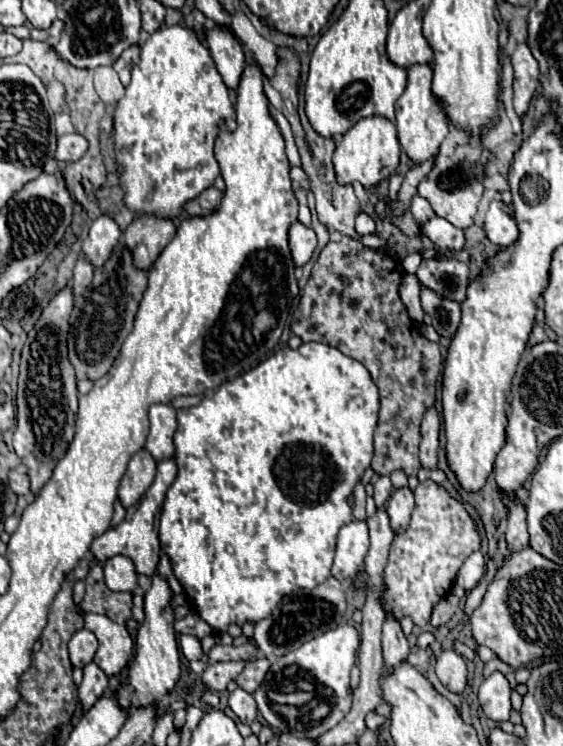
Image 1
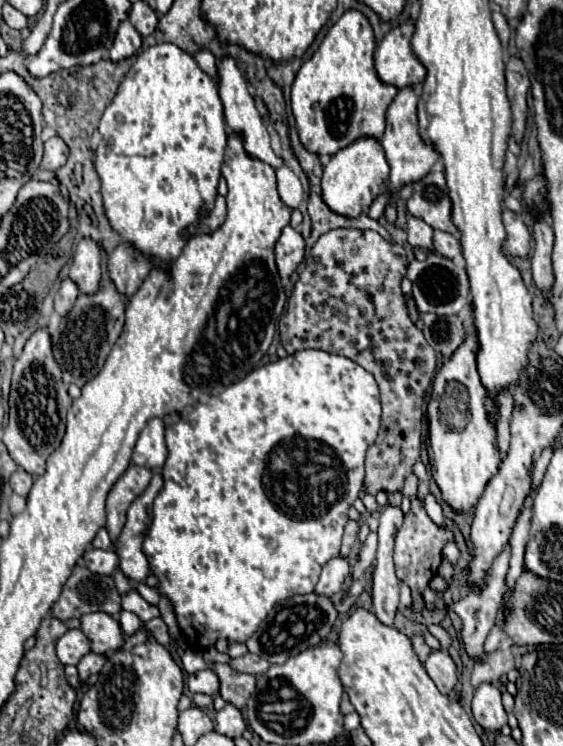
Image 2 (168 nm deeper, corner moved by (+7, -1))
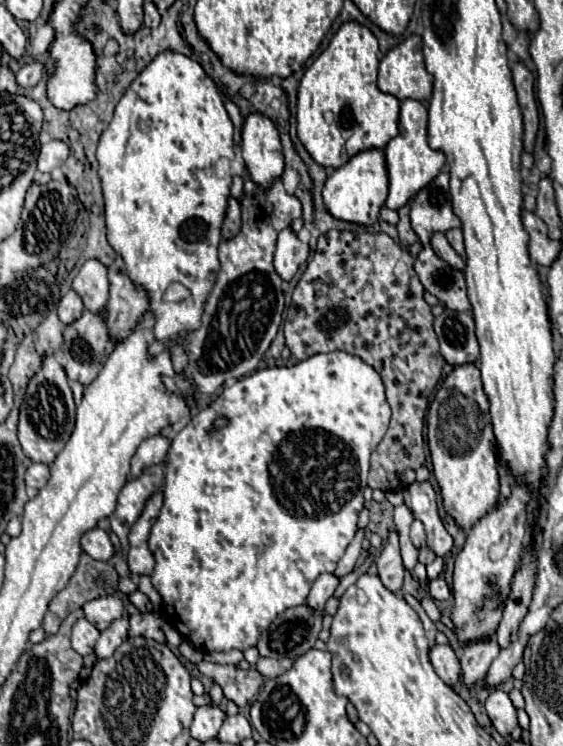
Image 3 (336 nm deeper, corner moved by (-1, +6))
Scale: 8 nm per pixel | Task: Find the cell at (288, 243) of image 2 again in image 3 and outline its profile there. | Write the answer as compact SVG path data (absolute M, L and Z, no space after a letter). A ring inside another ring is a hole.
M291 227L283 229L277 237L277 249L275 249L275 271L283 281L291 281L297 273L299 265L305 263L309 255L309 245L301 243L297 235L291 231Z

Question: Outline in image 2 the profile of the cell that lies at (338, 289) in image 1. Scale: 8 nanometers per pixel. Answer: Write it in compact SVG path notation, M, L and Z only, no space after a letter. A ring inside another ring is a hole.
M331 230L323 234L311 248L305 260L305 270L299 274L299 280L287 302L287 310L279 322L281 344L285 346L287 354L305 348L317 348L355 360L359 366L375 376L381 392L383 416L379 436L369 446L365 460L365 486L369 494L377 494L379 490L401 490L405 478L413 470L413 464L419 460L423 402L437 368L435 350L427 344L423 332L409 320L401 292L401 278L405 276L405 272L407 256L403 246L383 240L373 230Z

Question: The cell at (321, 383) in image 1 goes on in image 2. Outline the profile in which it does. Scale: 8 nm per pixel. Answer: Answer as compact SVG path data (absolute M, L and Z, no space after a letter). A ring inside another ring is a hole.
M299 350L291 356L279 358L261 366L259 370L249 372L243 380L231 384L223 394L211 396L205 404L195 404L187 414L181 416L177 424L165 426L165 442L171 450L161 470L165 484L153 502L153 520L143 542L143 552L149 560L151 572L159 578L159 590L173 602L177 622L191 648L197 646L205 650L217 642L217 636L225 636L229 642L245 642L277 602L283 602L293 594L307 594L315 590L321 568L327 560L339 554L343 528L349 520L347 510L363 486L365 452L375 442L379 420L379 390L375 378L367 370L345 356L329 354L323 350Z

